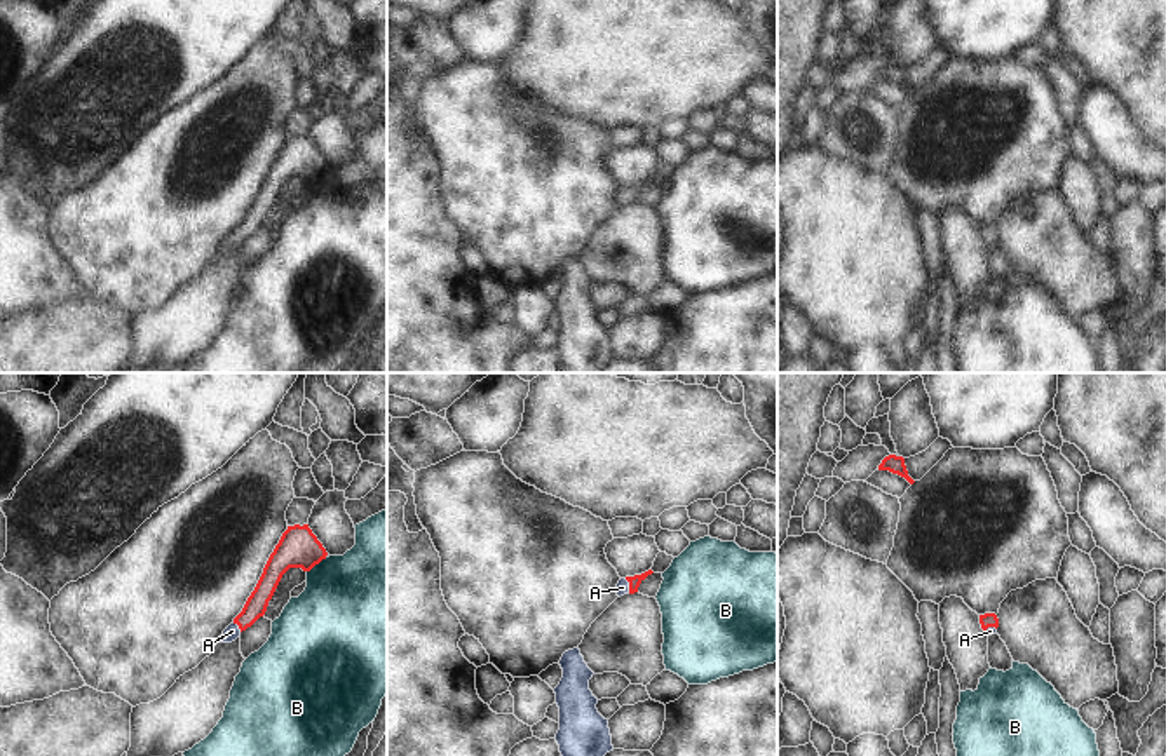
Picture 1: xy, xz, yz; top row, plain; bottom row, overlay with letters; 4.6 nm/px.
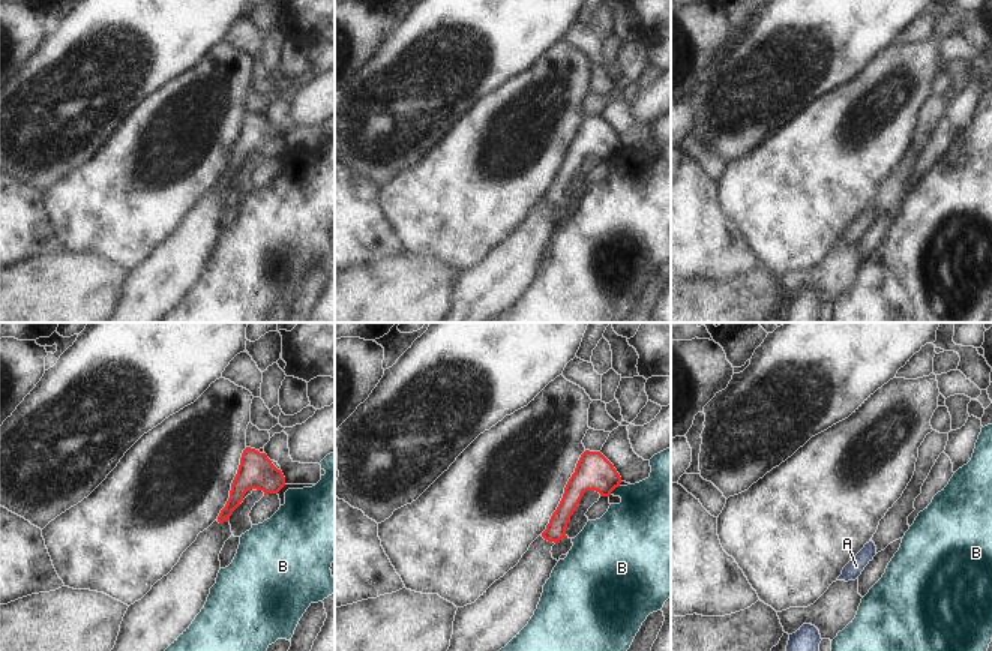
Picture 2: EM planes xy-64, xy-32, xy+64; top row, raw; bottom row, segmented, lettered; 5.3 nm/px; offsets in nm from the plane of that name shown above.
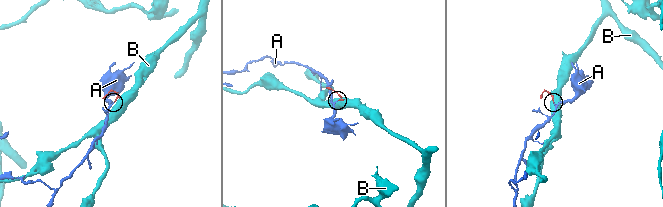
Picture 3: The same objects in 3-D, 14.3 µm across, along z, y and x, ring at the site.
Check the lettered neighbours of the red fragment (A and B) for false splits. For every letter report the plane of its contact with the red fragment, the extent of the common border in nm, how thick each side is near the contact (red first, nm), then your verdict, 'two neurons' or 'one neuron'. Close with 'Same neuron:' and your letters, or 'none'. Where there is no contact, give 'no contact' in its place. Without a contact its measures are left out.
A: meets red in xz; contact 80 nm long; 50 nm thick on the red side, 60 nm on the other; one neuron
B: meets red in xy; contact 120 nm long; 190 nm thick on the red side, 460 nm on the other; two neurons
Same neuron: A

